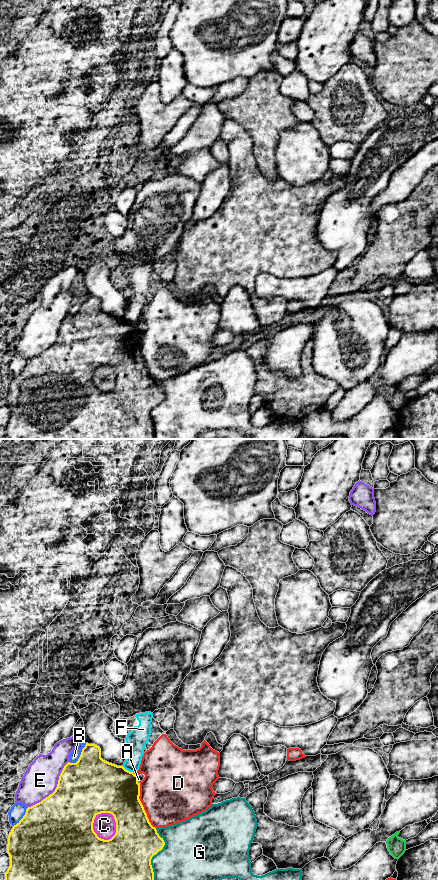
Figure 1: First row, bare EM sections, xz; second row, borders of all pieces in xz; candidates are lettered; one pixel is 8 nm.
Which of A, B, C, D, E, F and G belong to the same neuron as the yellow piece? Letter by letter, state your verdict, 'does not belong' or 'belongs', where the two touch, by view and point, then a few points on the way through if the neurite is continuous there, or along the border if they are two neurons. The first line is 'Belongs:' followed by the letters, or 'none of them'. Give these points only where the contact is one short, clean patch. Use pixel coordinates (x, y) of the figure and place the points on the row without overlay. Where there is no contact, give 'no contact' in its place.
Belongs: none of them
A: does not belong | xz (137, 333)
B: does not belong | xz (80, 307)
C: does not belong | xz (115, 373)
D: does not belong | xz (142, 358)
E: does not belong | xz (55, 341)
F: does not belong | xz (127, 322) | along xz (122, 318), (133, 325)
G: does not belong | xz (152, 408)

